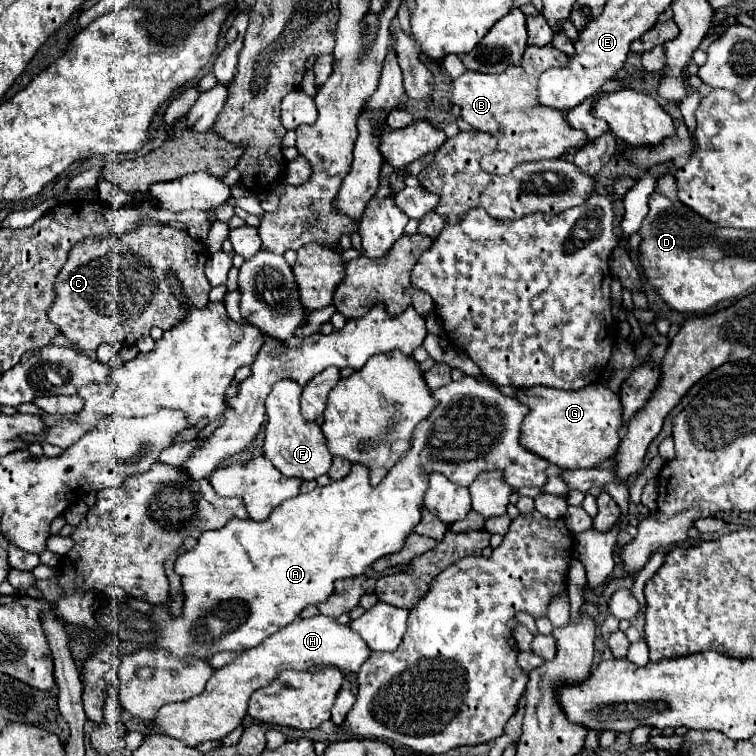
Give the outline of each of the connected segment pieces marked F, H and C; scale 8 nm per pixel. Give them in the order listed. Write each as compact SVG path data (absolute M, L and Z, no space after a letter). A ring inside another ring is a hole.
M280 380L274 384L266 400L266 438L264 438L264 456L286 476L300 480L316 480L326 474L332 464L332 456L322 442L322 432L316 422L308 422L300 414L300 394L302 386L294 380Z
M324 614L314 618L298 618L294 624L278 630L274 636L268 636L260 646L244 650L230 664L216 670L206 682L202 694L186 702L162 706L158 710L158 720L154 720L154 732L182 740L186 746L196 746L206 740L220 740L242 724L250 696L258 688L268 686L270 680L274 680L282 670L306 672L334 666L342 672L358 672L360 664L368 656L370 652L366 652L364 640L356 632L350 632L350 626L342 626Z
M142 224L140 228L122 236L100 236L78 242L70 252L68 260L56 276L54 290L56 298L48 308L48 320L60 328L60 332L80 350L96 350L104 342L118 342L122 346L134 346L136 340L148 334L154 326L168 330L184 320L188 308L206 308L210 282L204 276L204 264L209 251L202 242L190 238L186 230L164 224ZM168 274L174 274L182 284L184 302L180 302L168 282Z

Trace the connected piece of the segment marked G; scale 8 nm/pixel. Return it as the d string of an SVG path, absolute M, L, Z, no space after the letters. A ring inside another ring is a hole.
M600 382L588 384L578 392L562 392L548 386L520 388L516 398L528 406L528 414L522 422L520 444L562 470L592 468L610 458L620 444L618 430L622 426L622 404L618 394Z

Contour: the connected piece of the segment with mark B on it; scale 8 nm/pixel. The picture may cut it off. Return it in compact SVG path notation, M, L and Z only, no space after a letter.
M518 64L518 66L508 66L502 74L480 74L480 72L466 72L460 78L454 80L454 88L450 94L450 102L460 108L460 118L468 122L474 130L484 130L496 138L496 150L488 154L482 160L482 170L490 174L506 174L510 168L522 164L522 162L532 162L532 160L542 160L542 158L560 158L568 148L580 148L586 140L582 132L570 128L566 124L566 118L562 112L552 110L552 108L542 108L534 104L534 84L538 82L538 72L530 64Z

